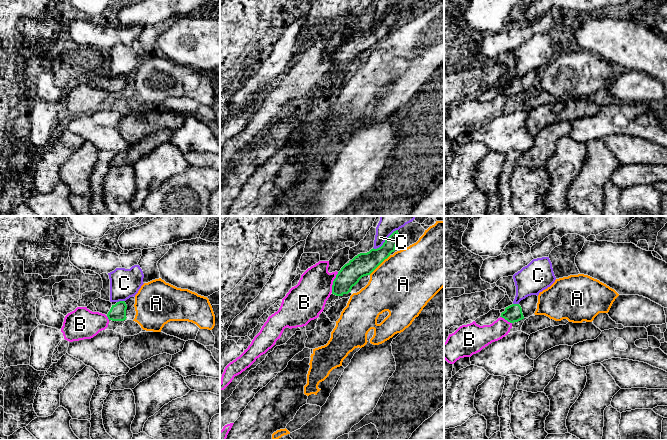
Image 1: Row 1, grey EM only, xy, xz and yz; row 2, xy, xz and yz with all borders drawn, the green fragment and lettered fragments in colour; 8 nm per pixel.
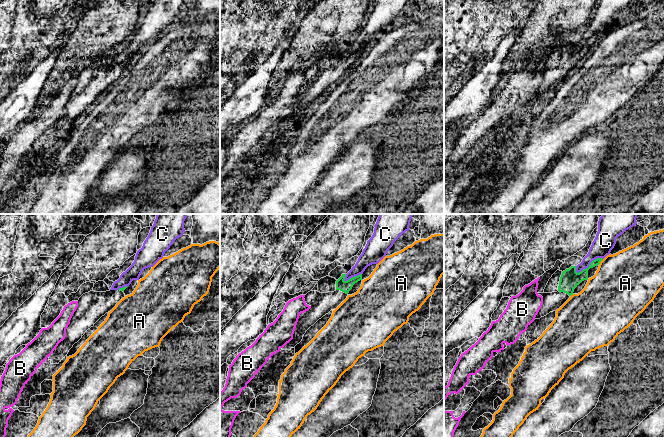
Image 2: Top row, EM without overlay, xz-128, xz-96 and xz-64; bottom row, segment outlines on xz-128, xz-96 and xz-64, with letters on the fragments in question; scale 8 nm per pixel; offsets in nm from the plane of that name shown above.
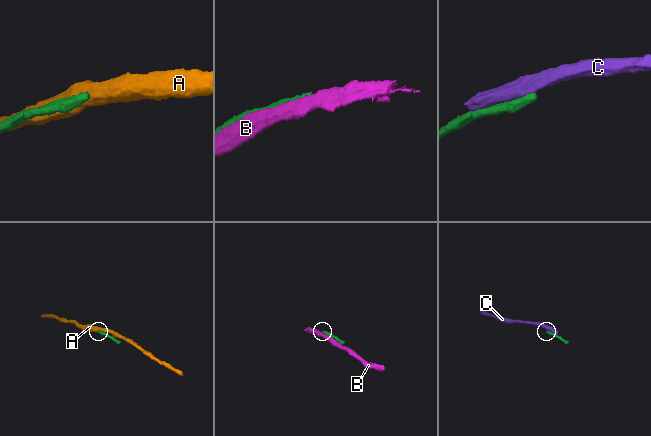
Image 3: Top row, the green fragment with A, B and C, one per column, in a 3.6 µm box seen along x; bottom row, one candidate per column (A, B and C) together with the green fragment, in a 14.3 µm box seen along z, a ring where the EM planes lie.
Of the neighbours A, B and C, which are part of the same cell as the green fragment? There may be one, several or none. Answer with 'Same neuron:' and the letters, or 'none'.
Same neuron: none

